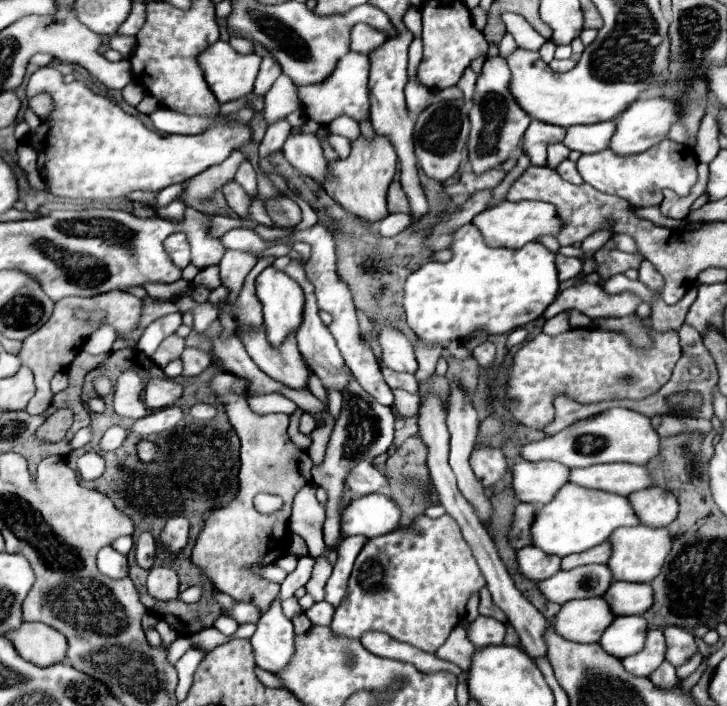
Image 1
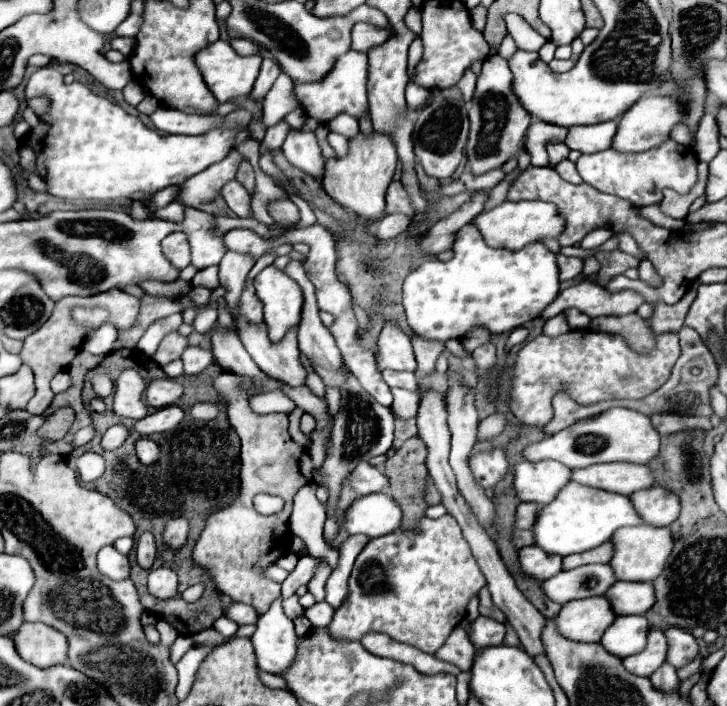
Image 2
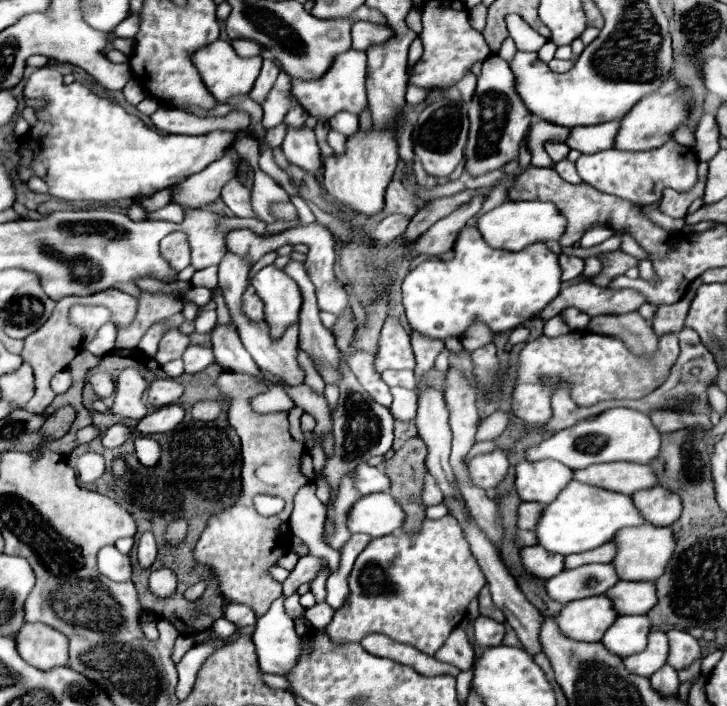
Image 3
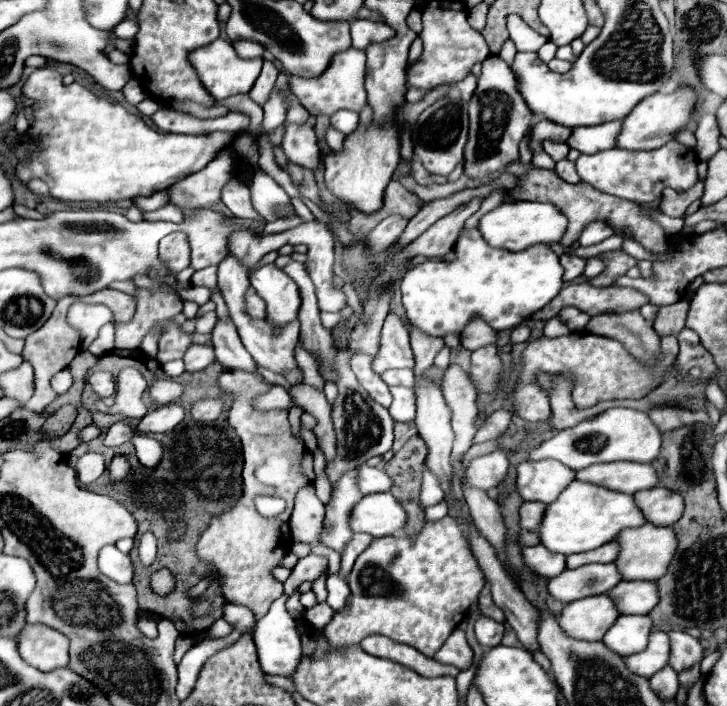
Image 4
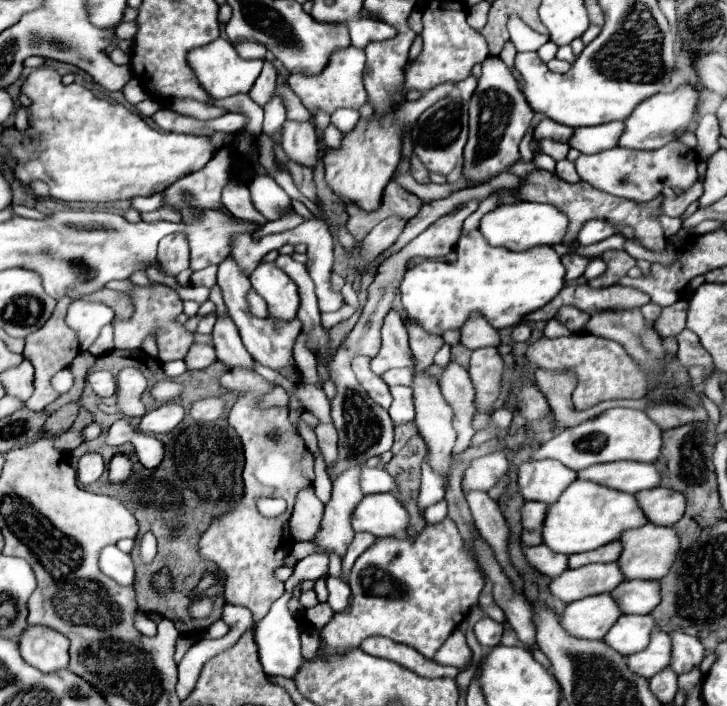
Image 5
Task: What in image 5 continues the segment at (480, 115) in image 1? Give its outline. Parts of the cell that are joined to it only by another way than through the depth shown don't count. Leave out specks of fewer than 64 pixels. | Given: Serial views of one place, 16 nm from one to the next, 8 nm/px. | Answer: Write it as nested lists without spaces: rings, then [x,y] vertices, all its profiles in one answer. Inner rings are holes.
[[[500,58],[484,60],[478,88],[470,98],[470,136],[464,148],[462,174],[472,182],[482,182],[506,172],[514,162],[520,160],[518,144],[526,134],[532,116],[534,112],[524,100],[524,94],[506,64]]]

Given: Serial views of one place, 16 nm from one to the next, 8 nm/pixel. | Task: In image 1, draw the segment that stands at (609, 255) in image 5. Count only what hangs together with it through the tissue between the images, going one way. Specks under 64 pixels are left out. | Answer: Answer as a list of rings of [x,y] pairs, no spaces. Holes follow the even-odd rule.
[[[598,250],[594,258],[598,262],[600,284],[604,284],[614,274],[624,274],[630,268],[640,268],[642,262],[642,256],[626,254],[622,250]]]

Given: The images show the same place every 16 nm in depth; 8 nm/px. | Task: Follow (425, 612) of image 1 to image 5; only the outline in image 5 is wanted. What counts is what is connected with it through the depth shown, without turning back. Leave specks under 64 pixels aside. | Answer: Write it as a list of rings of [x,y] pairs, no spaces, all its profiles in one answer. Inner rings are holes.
[[[450,518],[440,524],[426,526],[416,538],[378,538],[376,544],[356,560],[348,582],[352,588],[350,606],[344,612],[334,614],[326,628],[320,630],[324,644],[320,650],[322,658],[346,654],[352,648],[358,648],[364,638],[386,636],[390,640],[398,640],[400,644],[412,646],[424,658],[432,660],[454,628],[458,628],[458,624],[468,616],[470,608],[478,604],[478,596],[484,588],[484,576],[464,550],[464,540]]]

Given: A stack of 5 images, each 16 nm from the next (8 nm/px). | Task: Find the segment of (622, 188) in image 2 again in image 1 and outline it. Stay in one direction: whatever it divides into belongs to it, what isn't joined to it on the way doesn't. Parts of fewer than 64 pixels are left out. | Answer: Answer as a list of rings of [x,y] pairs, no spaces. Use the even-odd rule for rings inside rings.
[[[664,140],[658,146],[632,156],[616,156],[612,150],[602,150],[594,154],[582,154],[576,162],[578,172],[586,184],[594,186],[600,192],[620,196],[636,208],[658,206],[664,198],[662,190],[666,188],[674,190],[680,196],[686,196],[696,184],[696,164],[698,160],[694,156],[694,150],[672,140]]]

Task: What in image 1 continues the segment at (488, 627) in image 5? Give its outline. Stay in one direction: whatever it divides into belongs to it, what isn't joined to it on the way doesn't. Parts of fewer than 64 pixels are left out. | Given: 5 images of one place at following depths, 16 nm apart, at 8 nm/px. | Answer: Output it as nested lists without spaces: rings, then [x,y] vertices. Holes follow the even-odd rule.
[[[478,616],[468,626],[468,638],[476,648],[502,644],[504,634],[506,634],[506,626],[494,618],[486,618],[486,616]]]

